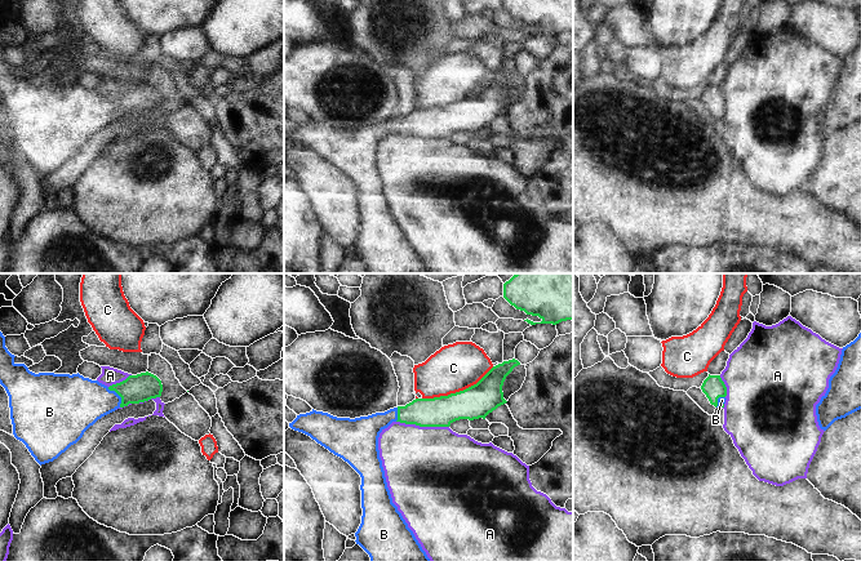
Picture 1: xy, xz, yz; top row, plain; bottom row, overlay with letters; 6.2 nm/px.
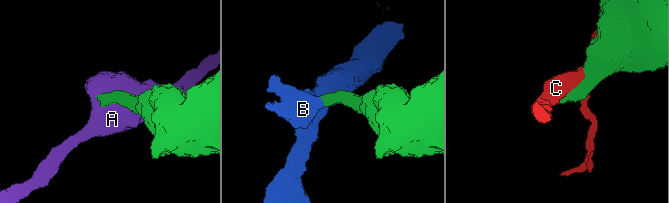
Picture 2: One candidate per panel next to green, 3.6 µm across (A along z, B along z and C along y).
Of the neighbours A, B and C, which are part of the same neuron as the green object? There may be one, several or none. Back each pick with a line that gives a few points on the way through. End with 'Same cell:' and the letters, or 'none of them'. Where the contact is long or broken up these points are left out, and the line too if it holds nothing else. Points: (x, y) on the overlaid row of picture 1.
B: runs through xy (142, 387), (119, 395), (106, 400), (80, 401)
Same cell: B

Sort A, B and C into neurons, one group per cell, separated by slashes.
A / B / C

